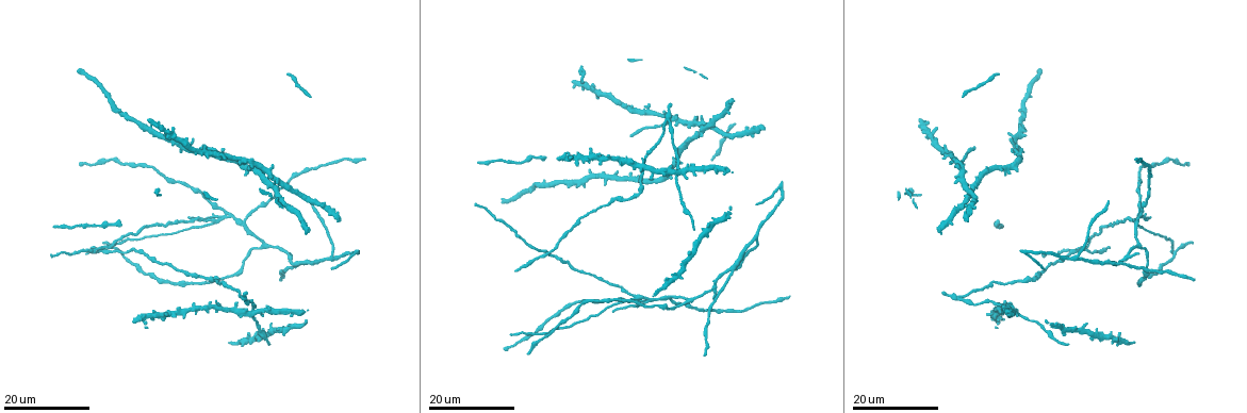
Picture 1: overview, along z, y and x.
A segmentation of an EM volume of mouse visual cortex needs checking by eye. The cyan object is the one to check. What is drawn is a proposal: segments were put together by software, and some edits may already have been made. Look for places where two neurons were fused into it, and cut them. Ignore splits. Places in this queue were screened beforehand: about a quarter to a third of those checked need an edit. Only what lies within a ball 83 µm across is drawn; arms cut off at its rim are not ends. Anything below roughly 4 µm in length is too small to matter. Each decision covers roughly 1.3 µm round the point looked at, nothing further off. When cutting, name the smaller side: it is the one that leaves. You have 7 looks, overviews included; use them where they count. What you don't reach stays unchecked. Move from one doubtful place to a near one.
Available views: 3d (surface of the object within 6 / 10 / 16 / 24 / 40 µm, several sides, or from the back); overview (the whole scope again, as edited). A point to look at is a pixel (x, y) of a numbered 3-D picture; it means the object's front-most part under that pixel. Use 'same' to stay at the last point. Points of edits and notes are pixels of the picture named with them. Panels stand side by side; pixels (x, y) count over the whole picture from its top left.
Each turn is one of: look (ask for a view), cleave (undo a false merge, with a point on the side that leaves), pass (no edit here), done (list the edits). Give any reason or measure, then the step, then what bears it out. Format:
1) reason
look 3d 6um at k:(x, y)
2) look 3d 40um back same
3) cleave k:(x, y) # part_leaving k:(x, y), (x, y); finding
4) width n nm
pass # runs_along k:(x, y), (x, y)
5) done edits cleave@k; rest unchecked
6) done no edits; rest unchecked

look 3d 24um at 1:(731, 269)

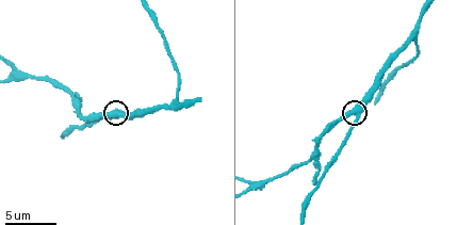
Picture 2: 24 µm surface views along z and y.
look 3d 6um at 2:(357, 116)

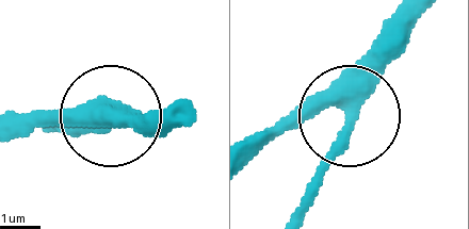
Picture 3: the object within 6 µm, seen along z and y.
pass # continuous, no second neuron

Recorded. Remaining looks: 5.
three arms meet
look 3d 24um at 1:(676, 177)

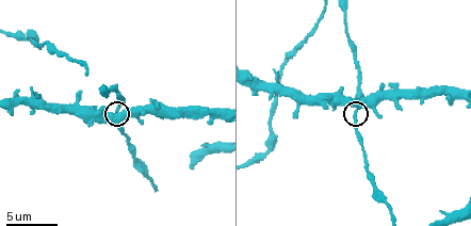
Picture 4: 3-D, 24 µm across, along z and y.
look 3d 6um at 4:(115, 110)

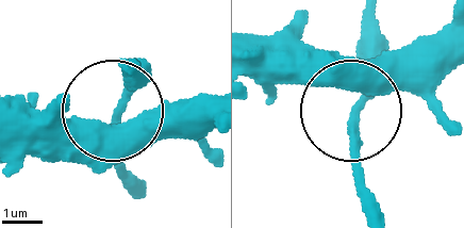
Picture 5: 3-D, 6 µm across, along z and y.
pass # runs_along 5:(127, 68), (116, 123), (49, 123); all the same neuron

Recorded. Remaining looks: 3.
look 3d 24um at 1:(700, 119)

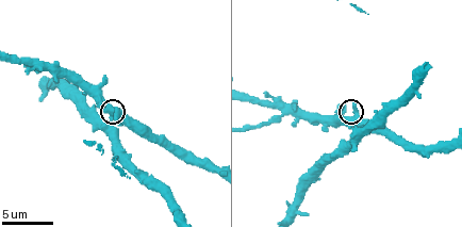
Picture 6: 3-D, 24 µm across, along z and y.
look 3d 6um at 6:(353, 111)

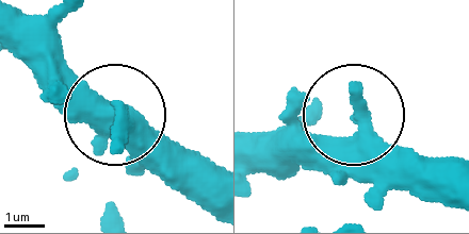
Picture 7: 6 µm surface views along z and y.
width 440 nm
pass # runs_along 7:(454, 197), (356, 121), (332, 135), (311, 132), (294, 98); one neuron here

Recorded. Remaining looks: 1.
done no edits; rest unchecked

